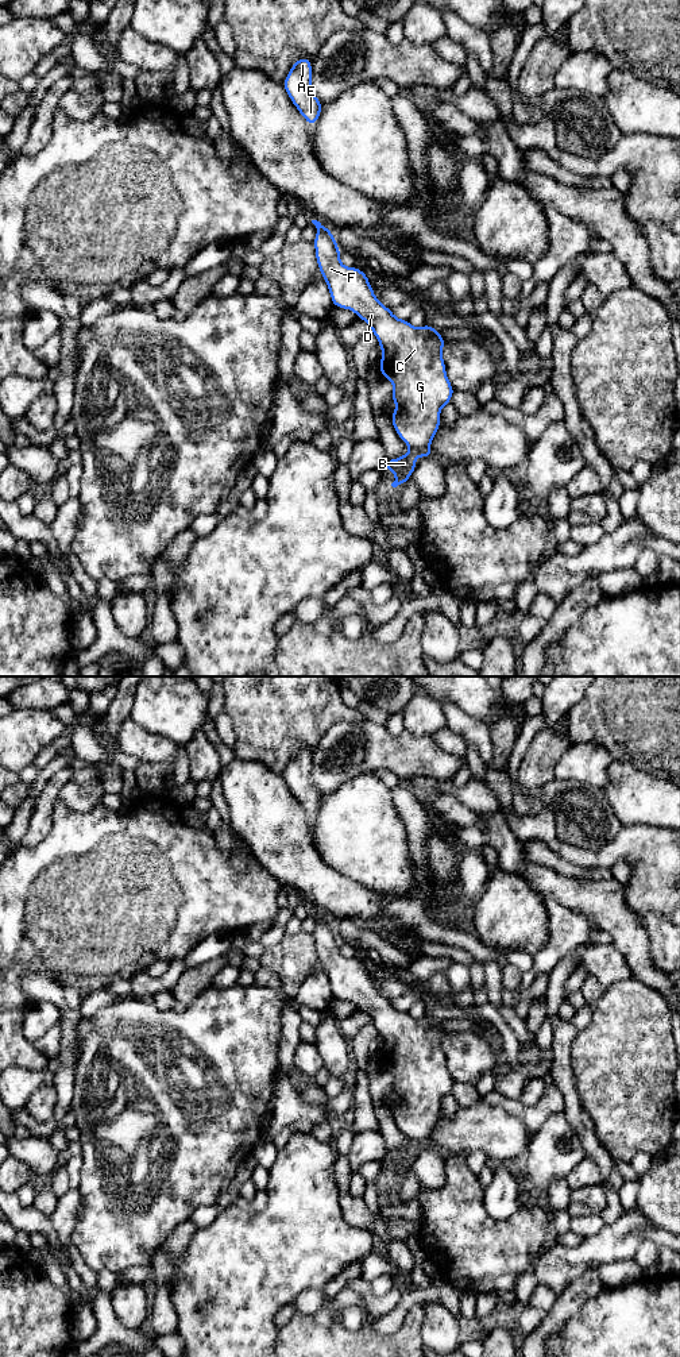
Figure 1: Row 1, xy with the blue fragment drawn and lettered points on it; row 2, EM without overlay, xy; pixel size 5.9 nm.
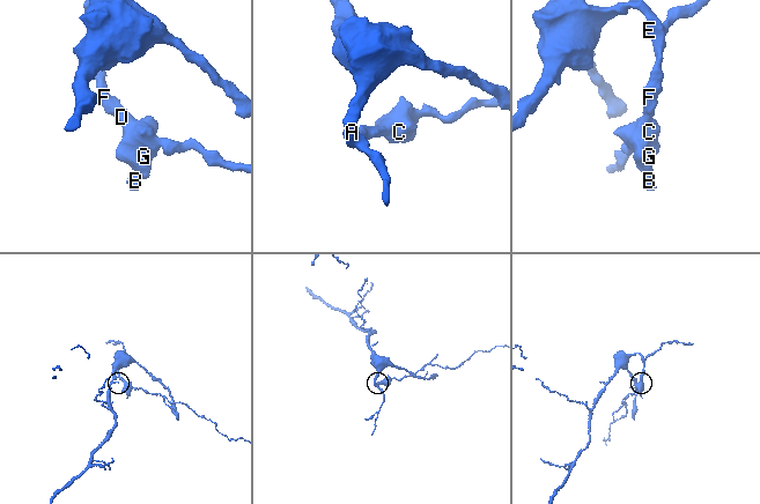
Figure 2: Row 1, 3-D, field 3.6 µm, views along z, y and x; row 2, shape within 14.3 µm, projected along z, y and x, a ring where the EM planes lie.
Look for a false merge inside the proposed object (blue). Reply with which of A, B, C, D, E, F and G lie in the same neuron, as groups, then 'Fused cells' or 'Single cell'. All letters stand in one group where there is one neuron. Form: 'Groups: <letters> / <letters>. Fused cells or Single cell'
Groups: A C D E F G / B. Fused cells

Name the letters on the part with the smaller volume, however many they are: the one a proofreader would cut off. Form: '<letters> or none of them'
B

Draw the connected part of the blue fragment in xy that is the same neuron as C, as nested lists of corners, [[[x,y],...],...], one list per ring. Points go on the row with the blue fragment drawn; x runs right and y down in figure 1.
[[[312,220],[312,223],[317,228],[313,240],[316,261],[328,285],[333,307],[355,312],[371,327],[379,342],[382,350],[379,374],[383,374],[394,386],[390,398],[395,401],[395,412],[390,419],[397,435],[410,448],[429,448],[441,424],[441,408],[451,402],[455,393],[441,354],[447,342],[440,336],[440,329],[429,324],[414,328],[407,320],[395,317],[391,309],[375,297],[368,275],[355,266],[347,267],[340,262],[340,248],[335,235],[320,221]]]

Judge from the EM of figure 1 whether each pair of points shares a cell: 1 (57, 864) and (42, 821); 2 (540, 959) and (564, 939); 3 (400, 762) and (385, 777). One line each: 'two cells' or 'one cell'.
1: two cells
2: one cell
3: two cells

